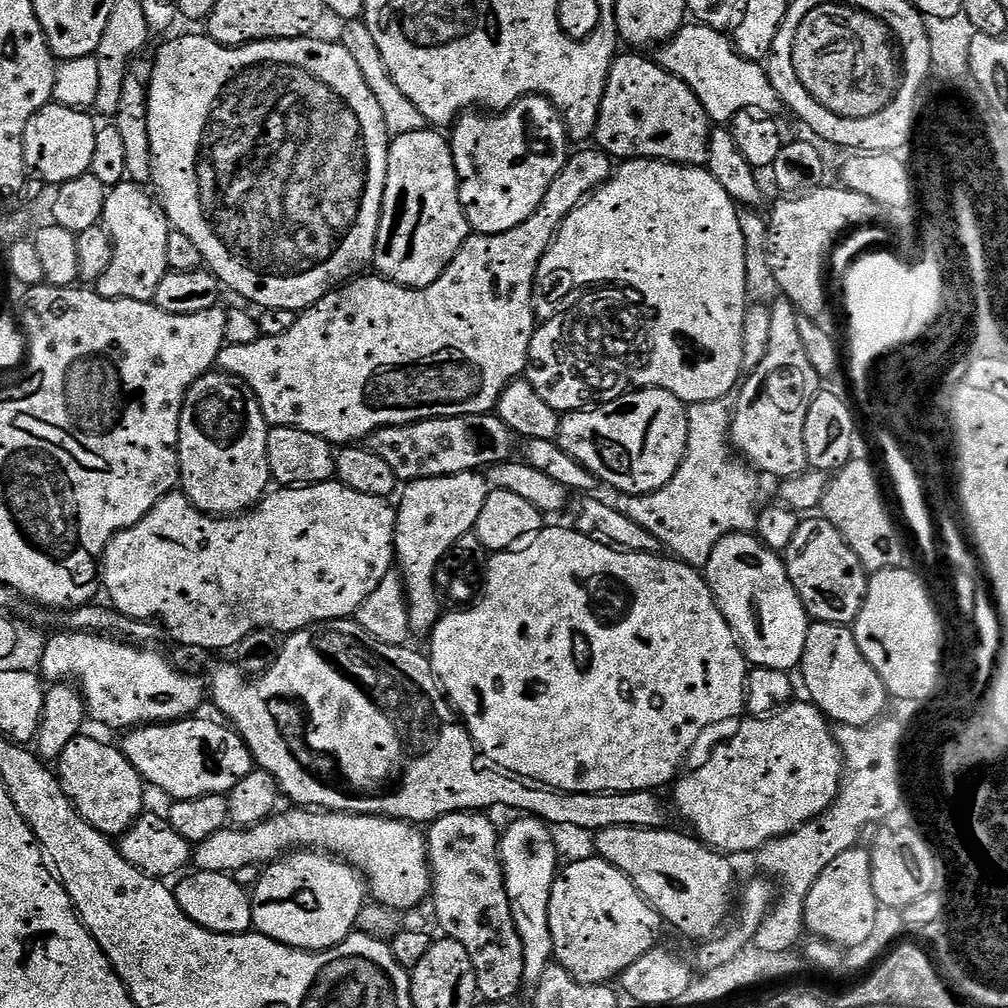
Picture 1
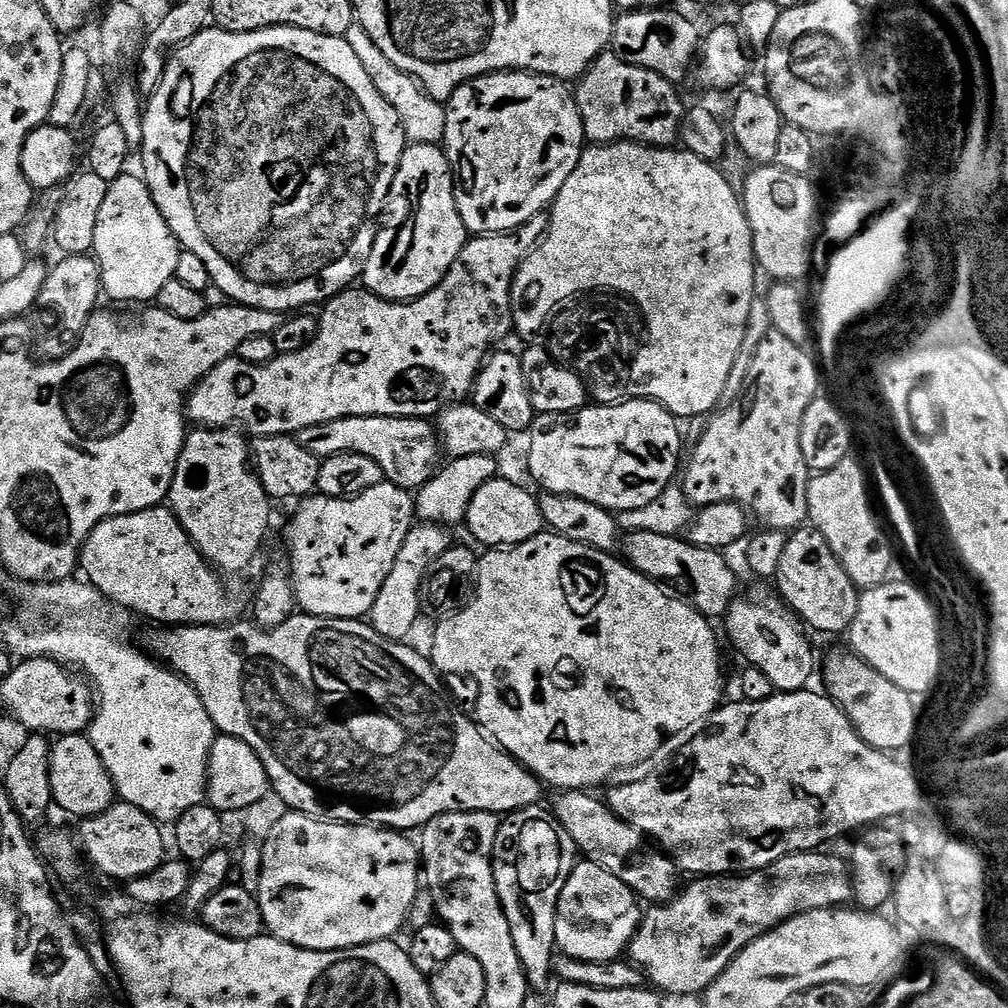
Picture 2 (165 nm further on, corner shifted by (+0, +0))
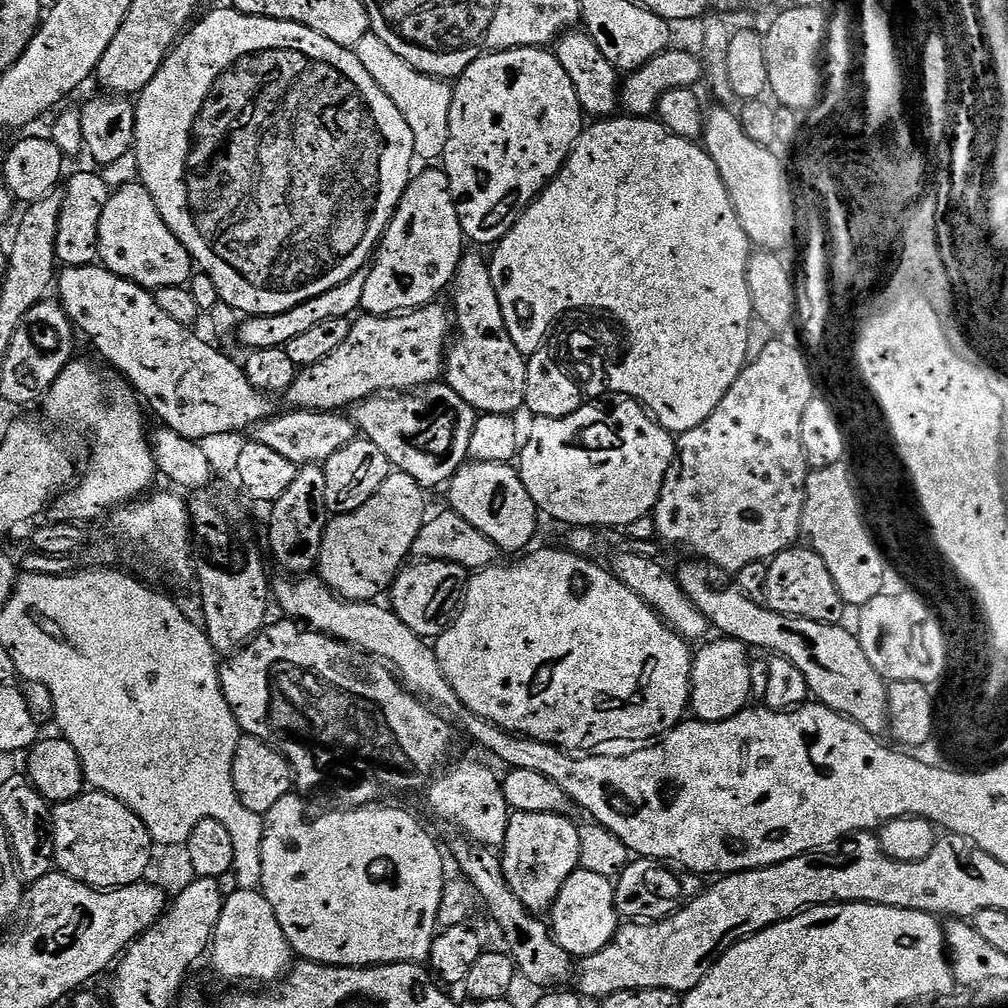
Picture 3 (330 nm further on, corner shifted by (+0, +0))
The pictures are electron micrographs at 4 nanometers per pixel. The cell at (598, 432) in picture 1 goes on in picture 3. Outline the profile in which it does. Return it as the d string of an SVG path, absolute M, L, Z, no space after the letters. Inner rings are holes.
M628 398L617 403L613 412L604 413L600 406L582 406L566 418L537 416L531 422L518 453L518 471L537 509L567 526L577 528L620 528L645 519L655 509L662 482L676 457L673 433L656 423L643 404Z

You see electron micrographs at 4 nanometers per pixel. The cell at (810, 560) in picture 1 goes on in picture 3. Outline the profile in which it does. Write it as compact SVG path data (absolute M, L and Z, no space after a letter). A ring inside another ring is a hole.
M807 546L790 547L774 557L768 564L768 570L765 596L767 608L778 614L790 614L794 618L810 618L810 622L840 624L843 621L846 605L842 594L838 594L838 586L834 586L834 578L830 578L830 570L826 570L826 562L822 562L822 558L818 558L814 549Z

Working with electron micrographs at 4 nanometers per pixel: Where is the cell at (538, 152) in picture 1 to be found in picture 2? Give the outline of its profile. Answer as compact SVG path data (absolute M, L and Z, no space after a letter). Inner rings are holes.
M491 72L485 76L479 76L473 80L467 80L454 94L446 101L444 109L446 114L446 134L442 141L442 147L448 154L448 161L452 167L452 179L456 181L456 205L462 222L472 234L495 234L498 232L514 232L534 214L551 209L556 196L566 186L566 178L574 174L574 166L582 158L586 141L584 139L584 127L582 126L582 114L576 105L576 97L573 89L565 81L555 80L552 76L539 76L536 72Z

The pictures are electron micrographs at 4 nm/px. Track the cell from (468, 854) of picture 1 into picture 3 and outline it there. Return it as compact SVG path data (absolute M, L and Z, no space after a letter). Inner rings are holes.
M460 760L454 764L443 774L437 775L426 789L433 810L469 840L493 850L499 849L506 838L510 815L501 777L496 777L494 769L476 760Z

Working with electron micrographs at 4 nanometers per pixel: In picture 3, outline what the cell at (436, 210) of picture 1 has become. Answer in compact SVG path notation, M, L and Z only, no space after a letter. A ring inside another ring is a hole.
M436 166L425 168L428 169L425 172L417 171L412 181L408 183L408 188L402 194L396 212L385 228L374 253L374 259L367 269L368 277L360 304L360 308L367 315L395 316L433 303L439 297L436 295L451 285L452 279L456 276L456 268L460 265L460 257L466 251L466 237L458 222L458 210L454 206L454 198L448 189L448 175Z

